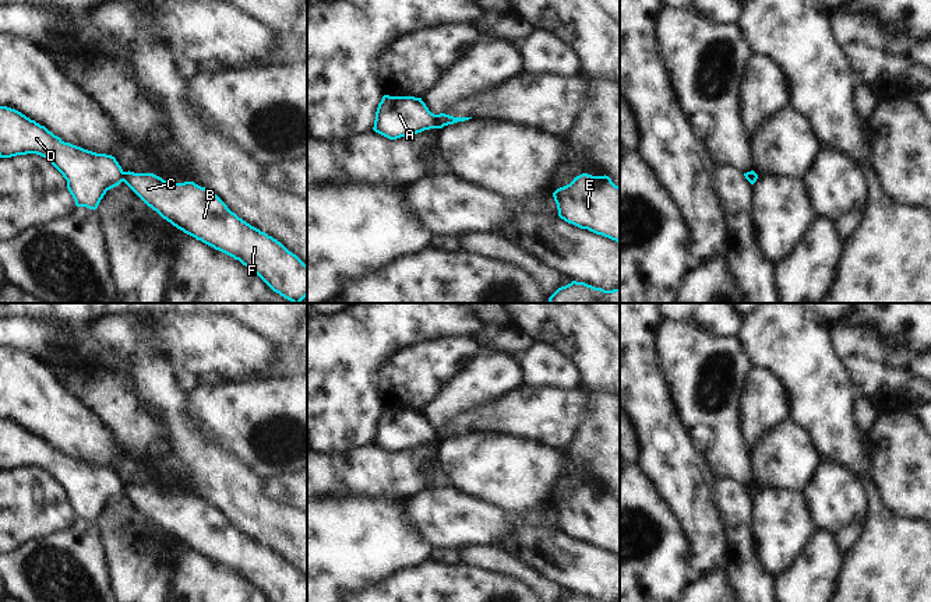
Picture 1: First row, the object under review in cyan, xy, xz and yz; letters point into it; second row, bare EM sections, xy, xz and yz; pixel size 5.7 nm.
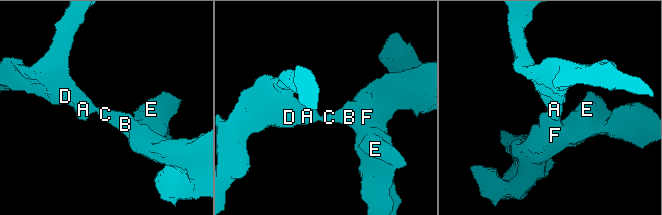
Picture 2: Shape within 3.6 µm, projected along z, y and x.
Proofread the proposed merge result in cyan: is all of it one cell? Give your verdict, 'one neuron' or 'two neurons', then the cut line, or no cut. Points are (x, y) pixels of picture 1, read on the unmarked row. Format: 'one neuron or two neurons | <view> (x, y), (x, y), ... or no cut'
two neurons | xz (434, 428), (436, 440)

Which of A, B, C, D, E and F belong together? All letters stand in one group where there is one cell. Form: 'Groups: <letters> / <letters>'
Groups: A D / B C E F

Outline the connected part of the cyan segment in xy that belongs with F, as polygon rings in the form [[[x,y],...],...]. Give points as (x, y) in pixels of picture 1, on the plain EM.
[[[123,486],[124,496],[163,532],[254,584],[271,602],[307,602],[307,578],[281,555],[251,539],[194,494]]]

